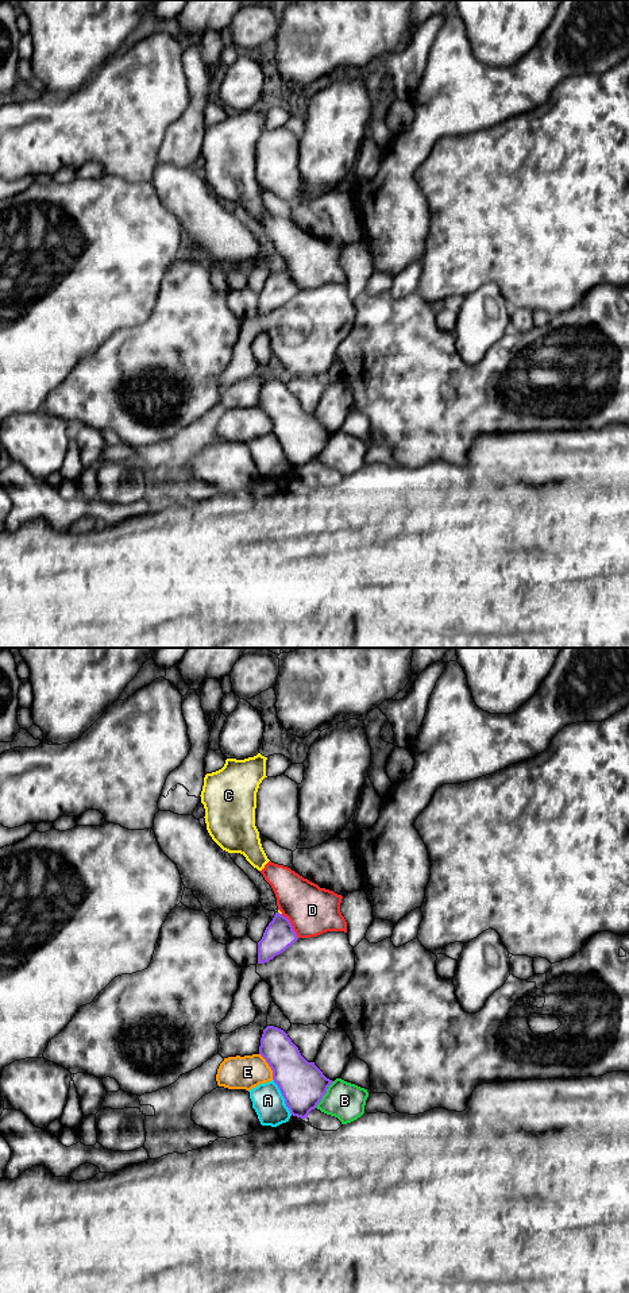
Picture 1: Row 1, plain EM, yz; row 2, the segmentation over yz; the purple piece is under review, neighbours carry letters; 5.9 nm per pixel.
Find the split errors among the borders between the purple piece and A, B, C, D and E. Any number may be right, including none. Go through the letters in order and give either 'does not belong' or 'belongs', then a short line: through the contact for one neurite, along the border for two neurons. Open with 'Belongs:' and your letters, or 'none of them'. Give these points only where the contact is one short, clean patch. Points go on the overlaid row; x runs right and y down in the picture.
Belongs: none of them
A: does not belong
B: does not belong
C: does not belong
D: does not belong | yz (281, 914), (289, 921), (298, 937)
E: does not belong

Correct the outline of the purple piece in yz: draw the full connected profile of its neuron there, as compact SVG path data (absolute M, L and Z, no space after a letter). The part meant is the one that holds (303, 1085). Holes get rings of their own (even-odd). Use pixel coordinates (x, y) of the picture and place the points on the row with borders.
M274 1026L263 1030L259 1054L273 1070L285 1104L293 1116L305 1119L317 1107L328 1086L333 1082L308 1062L288 1034Z

